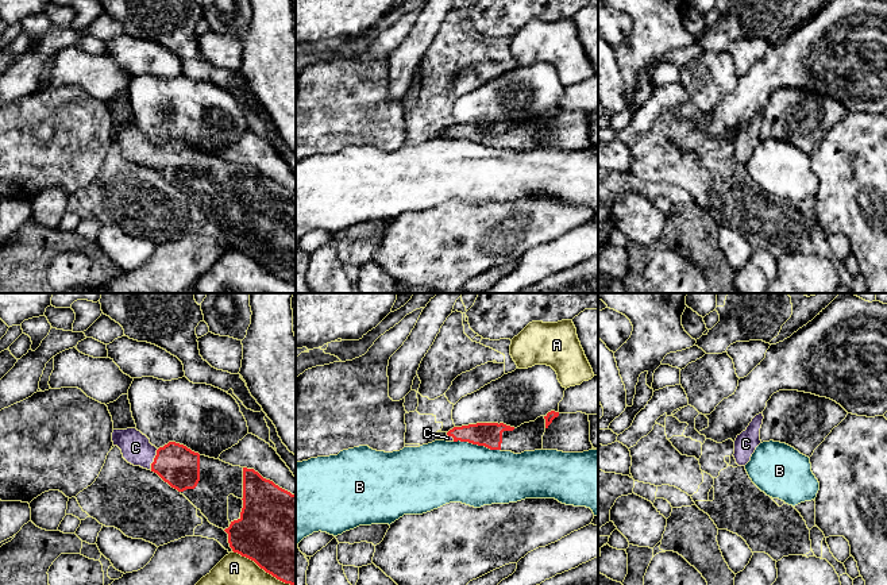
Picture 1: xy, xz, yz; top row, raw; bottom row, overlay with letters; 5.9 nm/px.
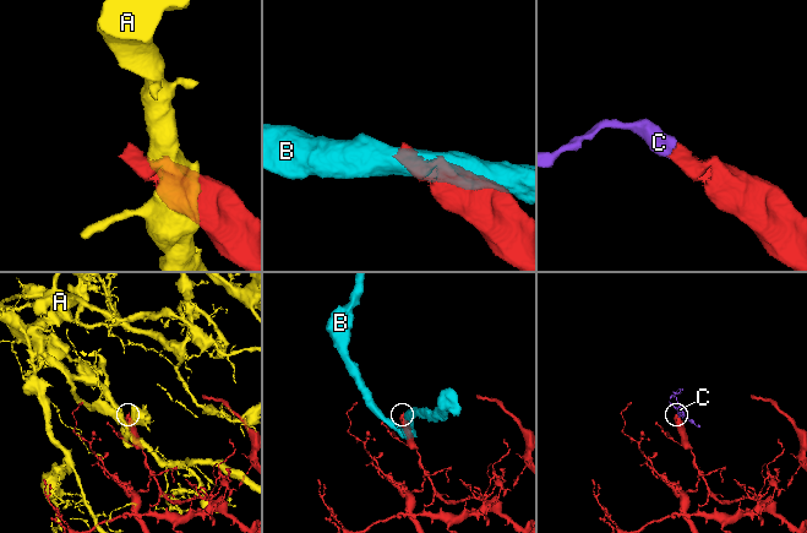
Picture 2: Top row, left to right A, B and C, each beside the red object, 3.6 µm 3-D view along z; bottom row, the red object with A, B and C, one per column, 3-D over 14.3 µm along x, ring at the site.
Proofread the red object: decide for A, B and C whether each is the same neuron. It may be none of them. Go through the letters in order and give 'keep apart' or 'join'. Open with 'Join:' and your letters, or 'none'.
Join: C
A: keep apart
B: keep apart
C: join

